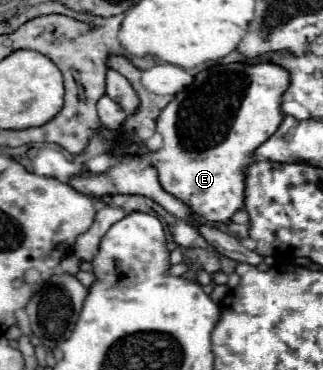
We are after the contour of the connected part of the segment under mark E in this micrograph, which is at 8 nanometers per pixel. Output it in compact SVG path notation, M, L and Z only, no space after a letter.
M236 62L236 64L228 64L228 66L214 66L210 70L204 70L200 74L196 74L194 82L190 84L190 88L186 88L184 92L180 92L158 116L156 120L156 132L162 136L162 148L158 148L156 152L150 152L150 162L152 166L158 170L158 180L160 186L172 194L174 198L178 198L180 202L184 202L194 214L200 214L204 222L220 222L220 224L230 224L230 218L238 212L244 210L244 200L246 200L246 168L254 162L254 152L258 150L260 144L264 144L280 126L280 122L284 120L282 112L280 112L280 102L282 102L282 94L288 88L288 72L276 64L244 64L244 62Z

